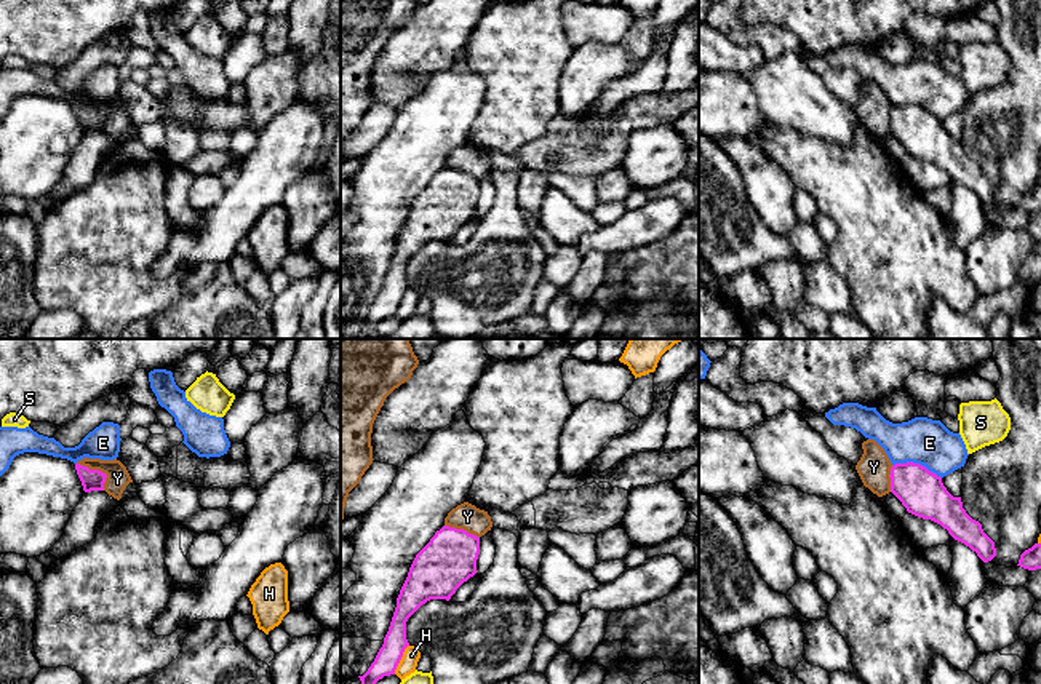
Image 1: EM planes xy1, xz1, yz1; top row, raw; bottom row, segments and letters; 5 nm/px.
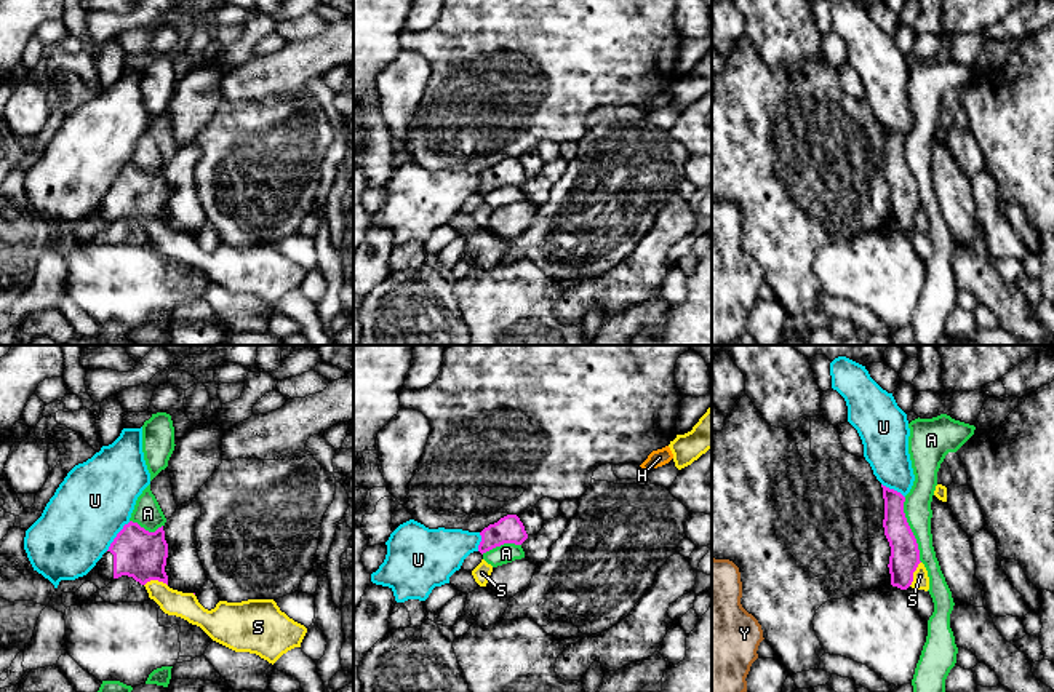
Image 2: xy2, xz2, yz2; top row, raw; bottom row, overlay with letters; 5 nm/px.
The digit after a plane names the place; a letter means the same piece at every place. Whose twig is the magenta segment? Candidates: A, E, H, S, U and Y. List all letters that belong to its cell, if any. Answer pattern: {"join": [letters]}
{"join": []}

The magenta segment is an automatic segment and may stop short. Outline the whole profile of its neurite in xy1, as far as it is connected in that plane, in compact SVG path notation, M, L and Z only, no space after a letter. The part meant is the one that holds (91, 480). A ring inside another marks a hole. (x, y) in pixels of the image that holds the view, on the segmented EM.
M75 463L77 475L82 481L83 491L104 491L104 483L107 475L99 470L90 470L88 467L83 467L80 463Z

